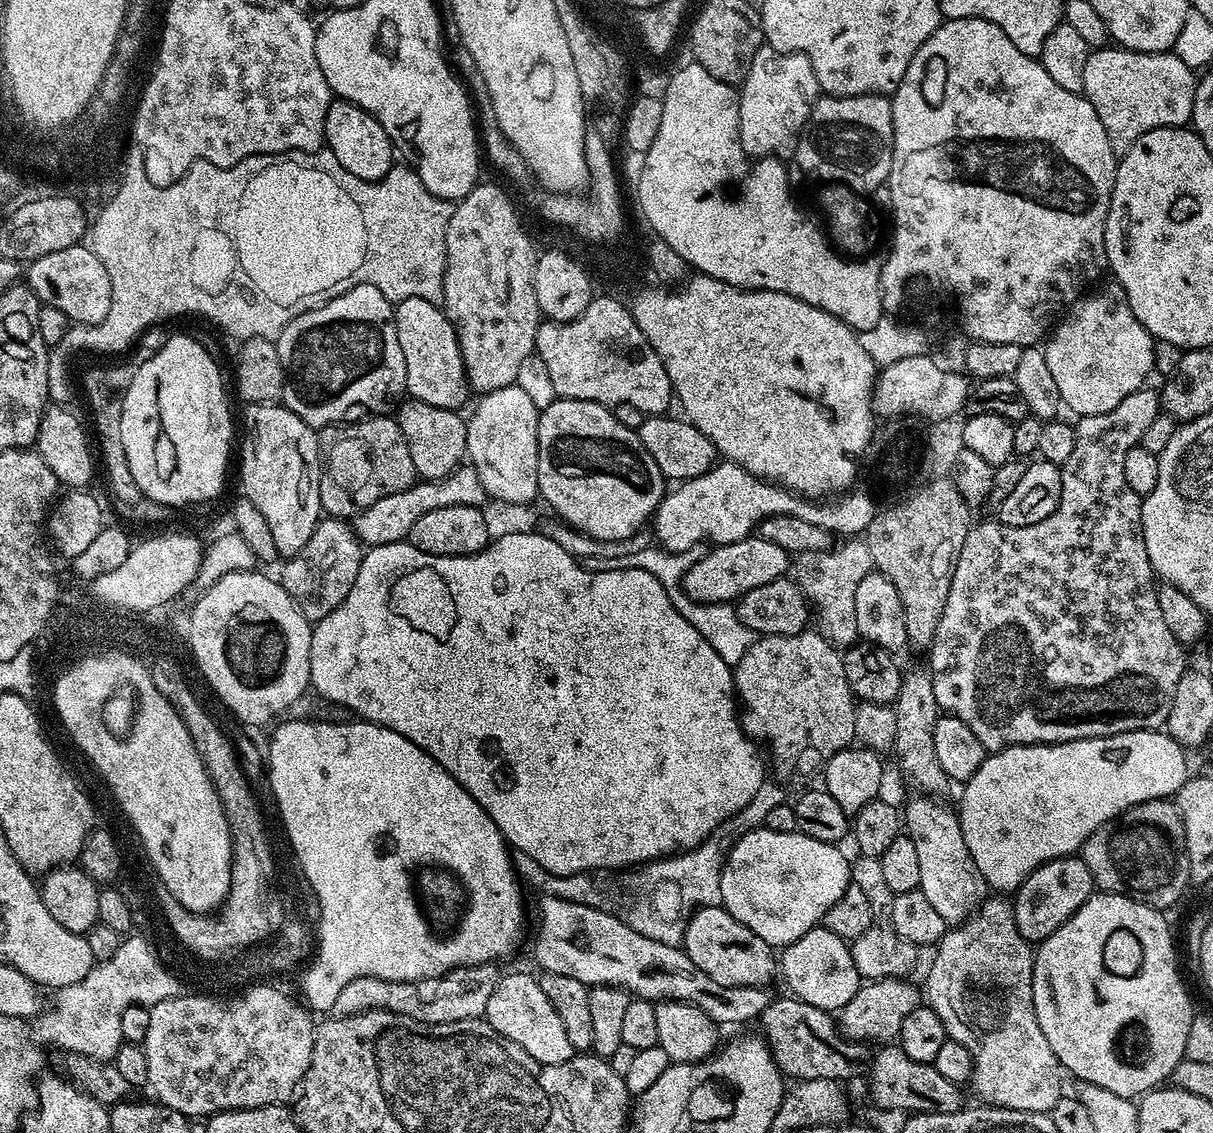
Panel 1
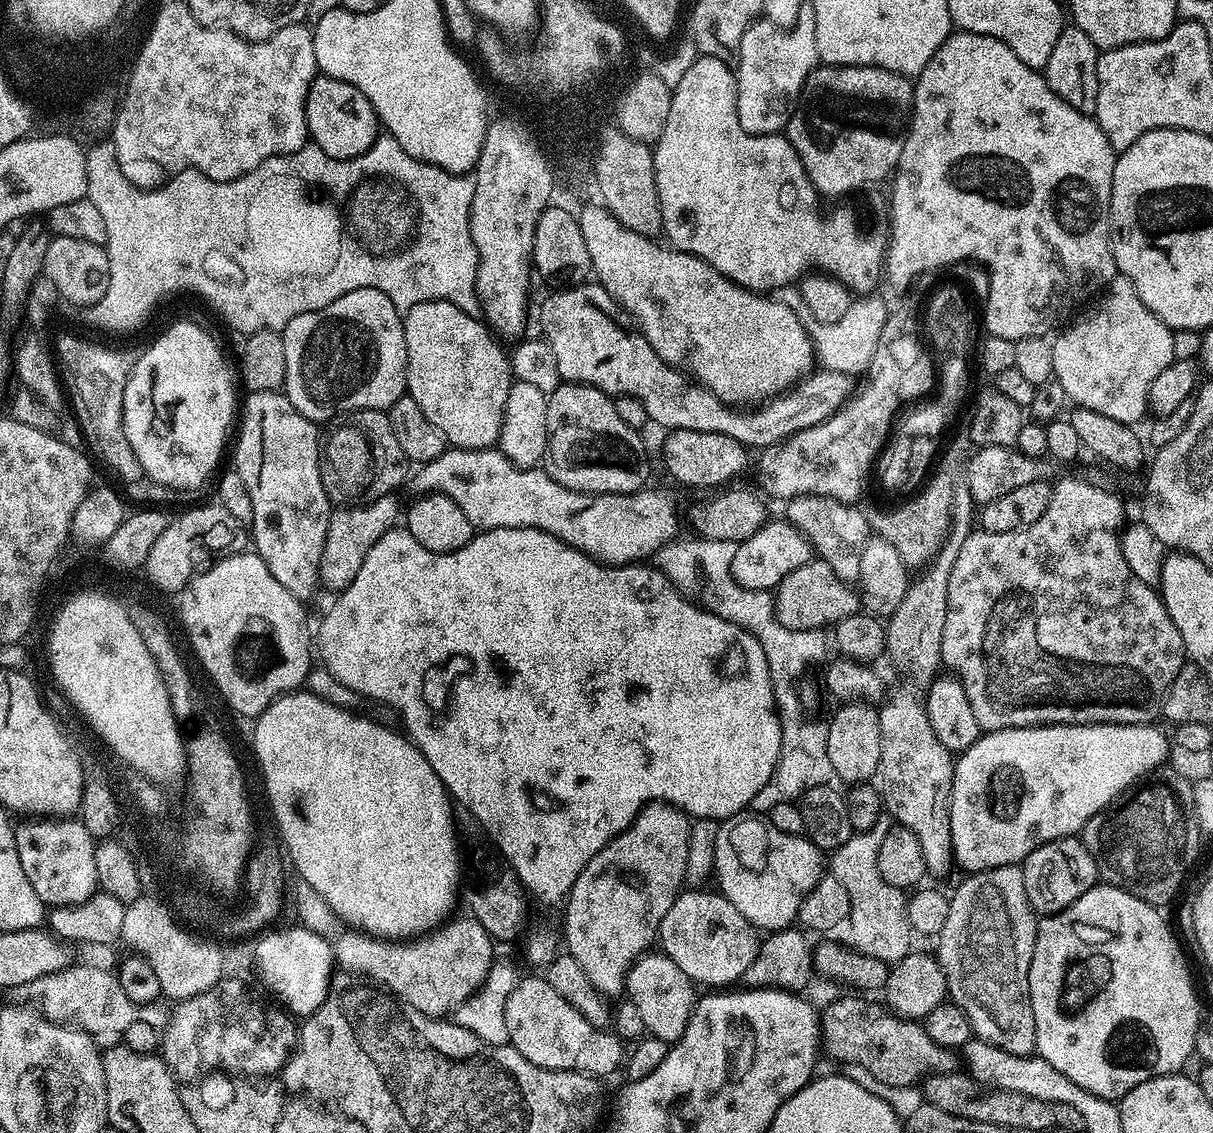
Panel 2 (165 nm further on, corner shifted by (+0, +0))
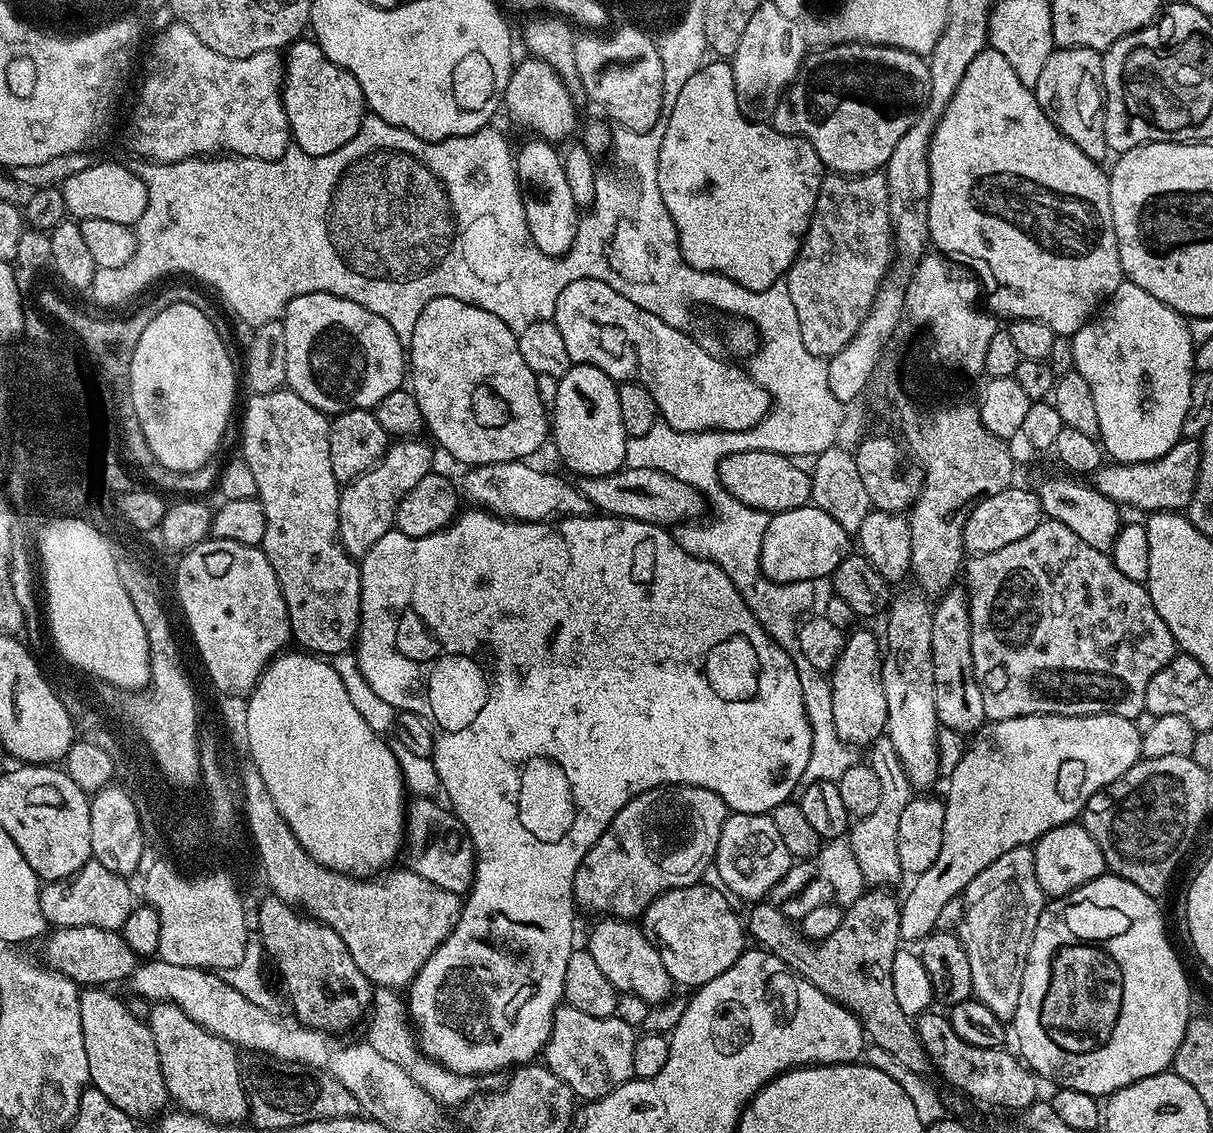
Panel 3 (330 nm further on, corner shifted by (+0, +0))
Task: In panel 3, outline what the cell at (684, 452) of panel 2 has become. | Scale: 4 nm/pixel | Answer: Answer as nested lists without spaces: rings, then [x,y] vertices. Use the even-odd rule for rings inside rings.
[[[739,452],[722,458],[718,466],[720,485],[738,502],[769,514],[803,508],[812,499],[812,477],[809,469],[799,468],[790,456],[773,452]]]

